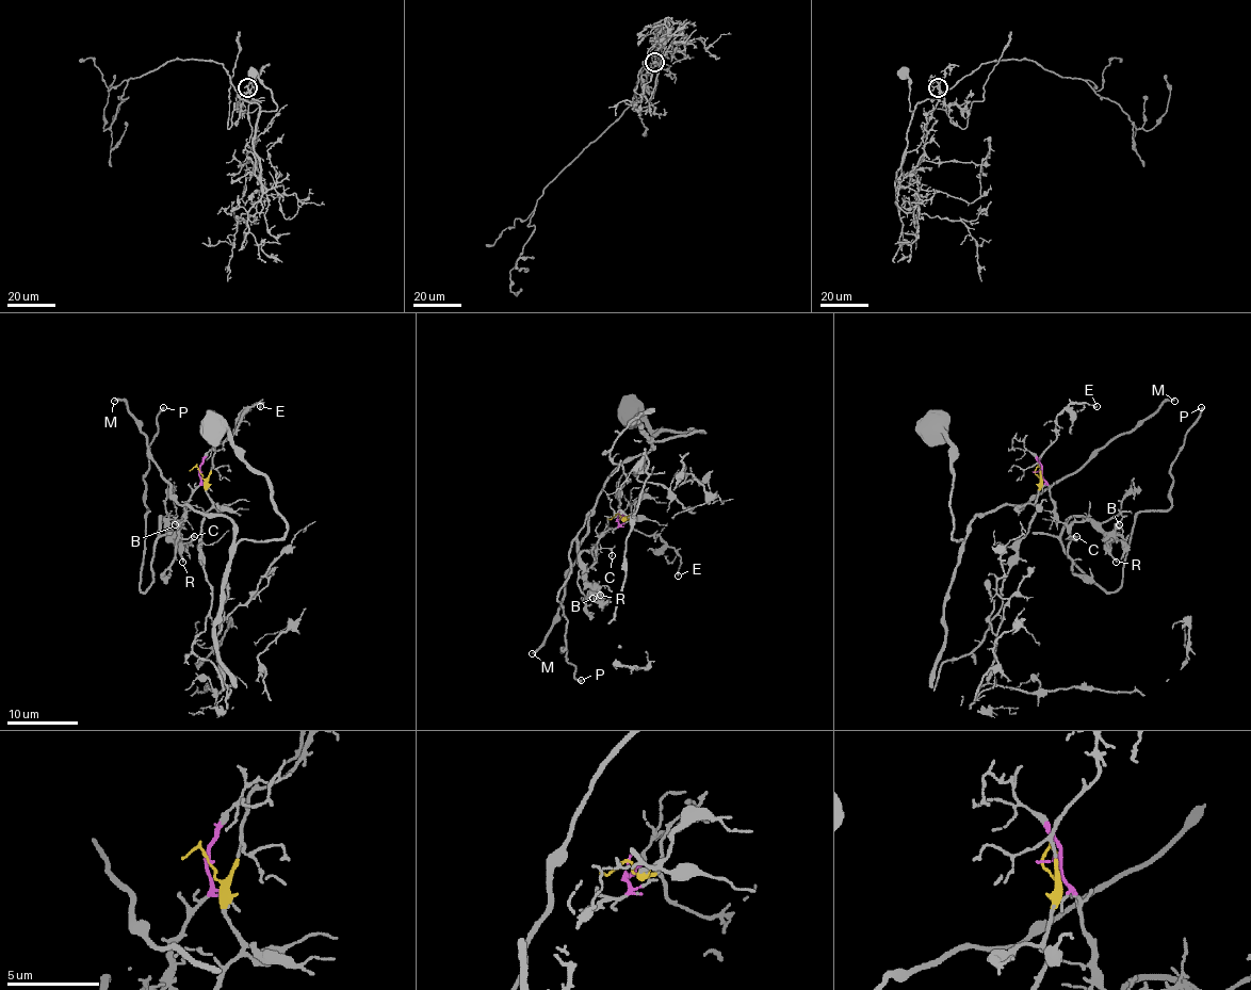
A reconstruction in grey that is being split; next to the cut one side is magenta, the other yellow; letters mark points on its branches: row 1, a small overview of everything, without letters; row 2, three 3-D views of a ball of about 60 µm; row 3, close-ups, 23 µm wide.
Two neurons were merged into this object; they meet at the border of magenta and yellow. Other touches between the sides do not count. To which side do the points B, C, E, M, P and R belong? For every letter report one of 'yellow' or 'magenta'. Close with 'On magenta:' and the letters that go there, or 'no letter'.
B: magenta
C: magenta
E: yellow
M: yellow
P: magenta
R: magenta
On magenta: B, C, P, R

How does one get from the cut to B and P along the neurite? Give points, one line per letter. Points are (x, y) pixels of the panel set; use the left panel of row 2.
B: (200, 471), (200, 482), (187, 505), (187, 516), (179, 524), (171, 519), (168, 530), (176, 533), (176, 524)
P: (200, 471), (179, 524), (160, 517), (152, 583), (142, 593), (149, 512), (144, 476), (163, 407)

